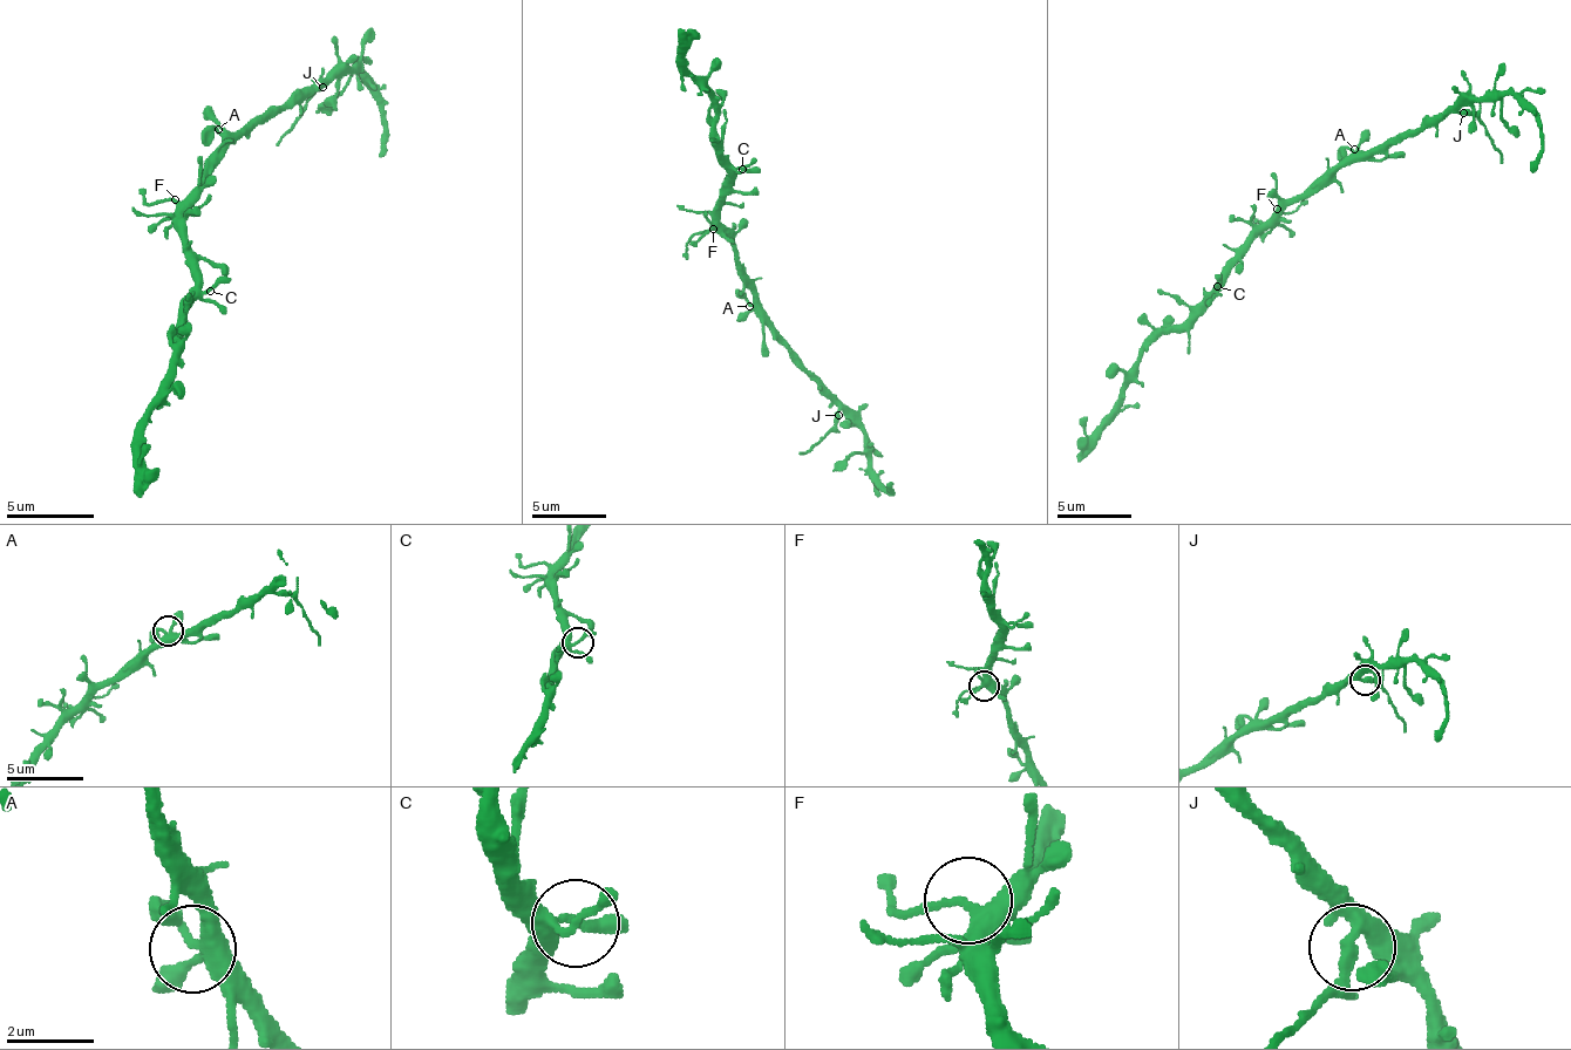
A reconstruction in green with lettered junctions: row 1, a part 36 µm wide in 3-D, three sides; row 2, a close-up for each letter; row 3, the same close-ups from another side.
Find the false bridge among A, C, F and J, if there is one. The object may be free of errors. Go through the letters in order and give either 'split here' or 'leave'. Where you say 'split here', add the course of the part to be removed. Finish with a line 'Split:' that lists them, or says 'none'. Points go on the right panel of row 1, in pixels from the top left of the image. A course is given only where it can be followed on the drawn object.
A: leave
C: leave
F: leave
J: split here; course (1462, 111), (1484, 127), (1503, 164)
Split: J

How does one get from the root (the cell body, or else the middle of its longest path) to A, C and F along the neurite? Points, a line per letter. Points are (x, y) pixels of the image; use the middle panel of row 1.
A: (739, 254), (739, 277), (754, 295), (749, 306)
C: (739, 254), (732, 232), (720, 222), (720, 196), (727, 181), (742, 169)
F: (739, 254), (713, 229)

